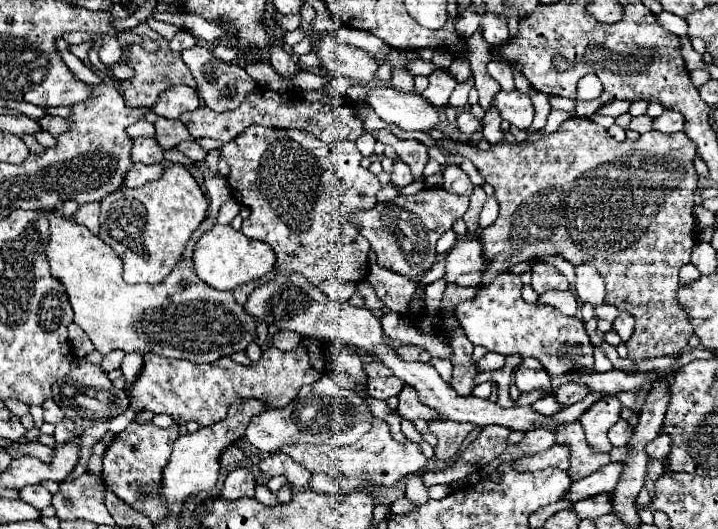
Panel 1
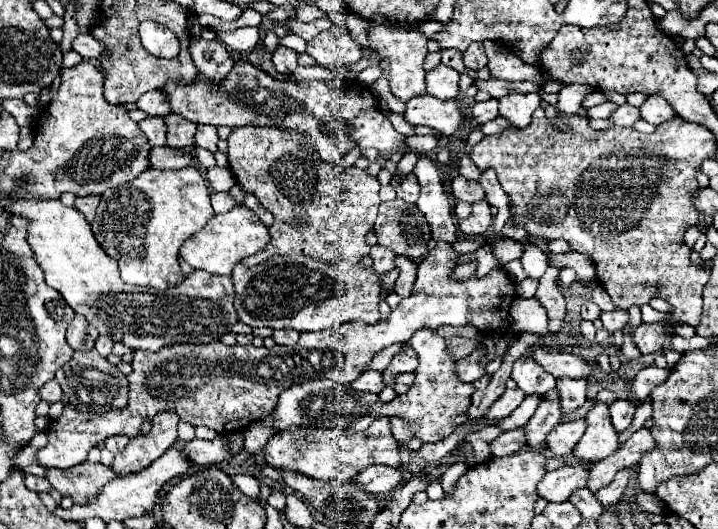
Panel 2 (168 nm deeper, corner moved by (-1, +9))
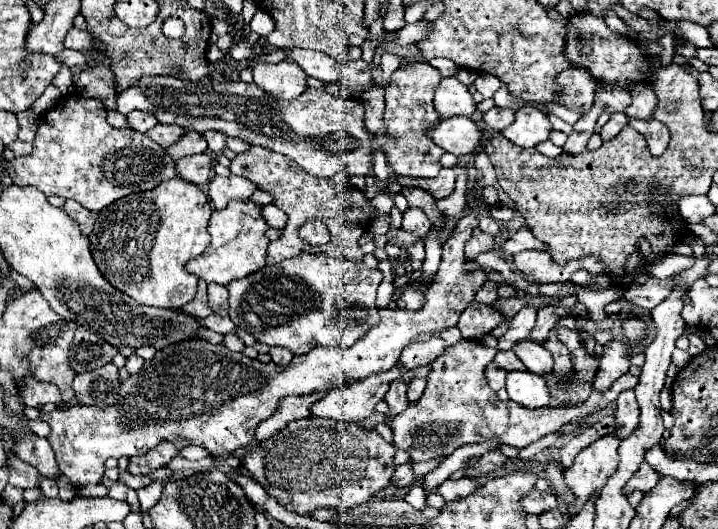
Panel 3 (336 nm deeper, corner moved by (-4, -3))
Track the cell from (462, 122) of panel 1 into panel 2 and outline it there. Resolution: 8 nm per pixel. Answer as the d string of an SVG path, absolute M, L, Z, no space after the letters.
M490 98L486 102L476 102L474 108L472 108L472 114L480 124L494 120L498 116L498 100Z

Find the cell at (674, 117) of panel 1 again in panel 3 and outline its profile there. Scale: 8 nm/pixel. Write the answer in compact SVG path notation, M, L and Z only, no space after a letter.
M645 86L643 90L637 90L637 92L633 94L633 104L625 110L625 114L627 114L629 118L651 120L655 108L657 108L657 96L655 96L653 88Z

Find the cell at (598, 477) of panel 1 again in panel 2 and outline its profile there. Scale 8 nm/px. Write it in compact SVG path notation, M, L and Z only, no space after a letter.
M562 466L554 472L548 472L536 486L536 494L548 502L566 502L574 488L586 486L588 470L582 466Z

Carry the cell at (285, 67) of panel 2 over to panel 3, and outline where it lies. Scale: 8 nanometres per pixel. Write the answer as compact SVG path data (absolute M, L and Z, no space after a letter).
M283 60L279 64L257 64L253 68L253 82L281 100L297 98L307 88L305 78L305 72L301 72L293 60Z

